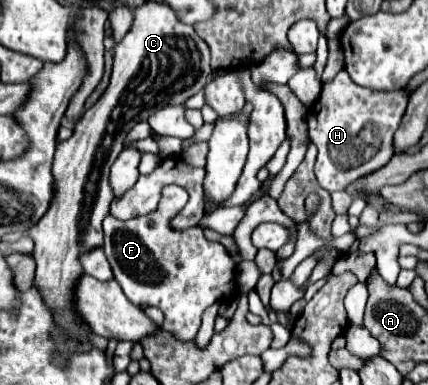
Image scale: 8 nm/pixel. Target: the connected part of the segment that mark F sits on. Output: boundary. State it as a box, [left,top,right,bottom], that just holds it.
[103,185,237,341]

